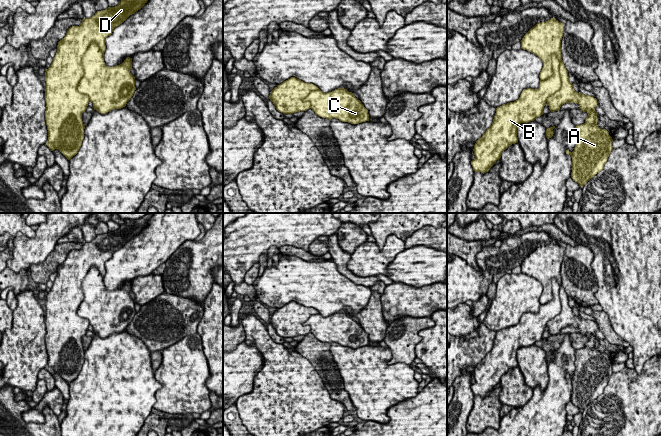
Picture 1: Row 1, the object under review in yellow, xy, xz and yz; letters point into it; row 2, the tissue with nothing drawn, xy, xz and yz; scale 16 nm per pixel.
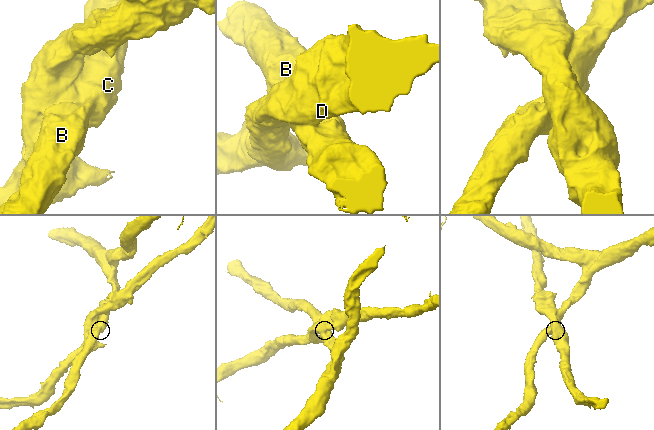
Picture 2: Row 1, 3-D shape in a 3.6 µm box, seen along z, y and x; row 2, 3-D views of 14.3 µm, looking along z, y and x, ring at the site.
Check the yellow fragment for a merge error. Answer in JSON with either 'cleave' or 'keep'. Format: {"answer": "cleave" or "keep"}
{"answer": "cleave"}

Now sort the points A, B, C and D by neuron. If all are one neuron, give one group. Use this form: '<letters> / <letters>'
A D / B C

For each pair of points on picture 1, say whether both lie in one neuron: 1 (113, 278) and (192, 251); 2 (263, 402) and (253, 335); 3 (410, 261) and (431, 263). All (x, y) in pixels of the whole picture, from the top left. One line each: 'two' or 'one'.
1: two
2: one
3: one

